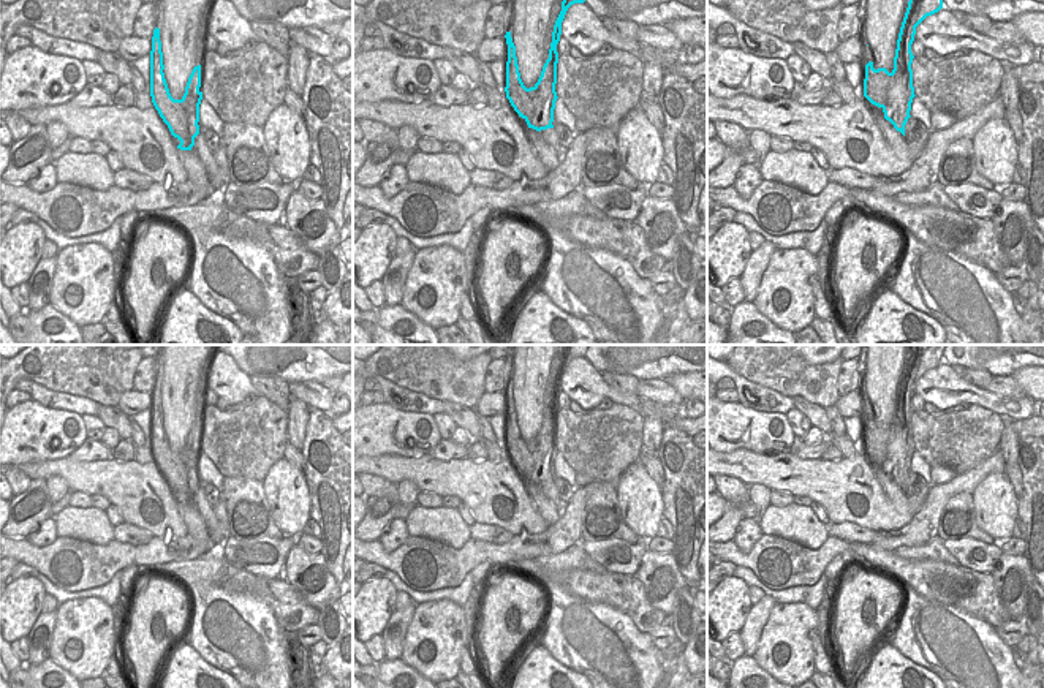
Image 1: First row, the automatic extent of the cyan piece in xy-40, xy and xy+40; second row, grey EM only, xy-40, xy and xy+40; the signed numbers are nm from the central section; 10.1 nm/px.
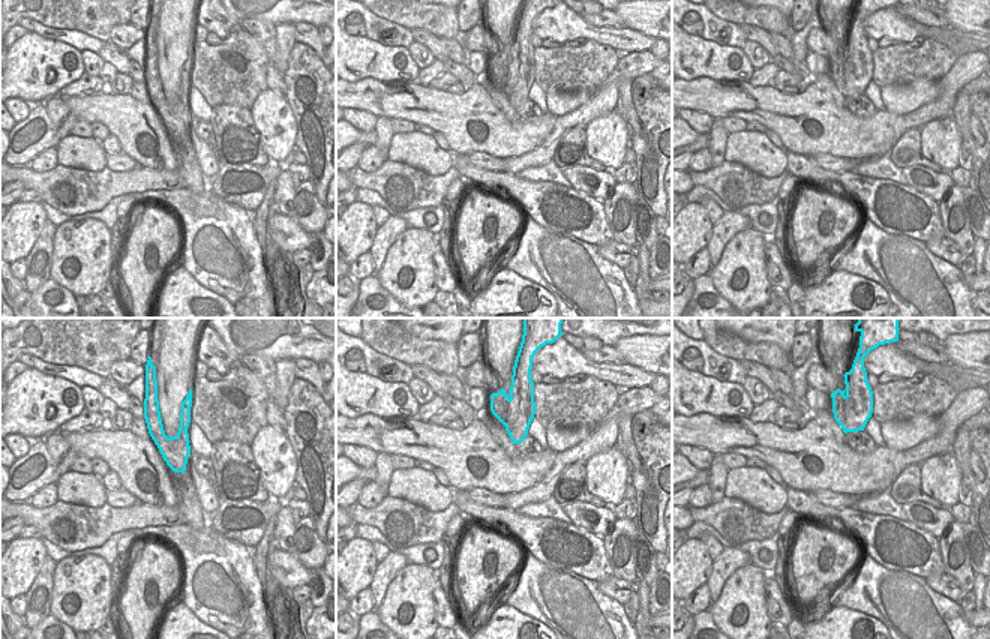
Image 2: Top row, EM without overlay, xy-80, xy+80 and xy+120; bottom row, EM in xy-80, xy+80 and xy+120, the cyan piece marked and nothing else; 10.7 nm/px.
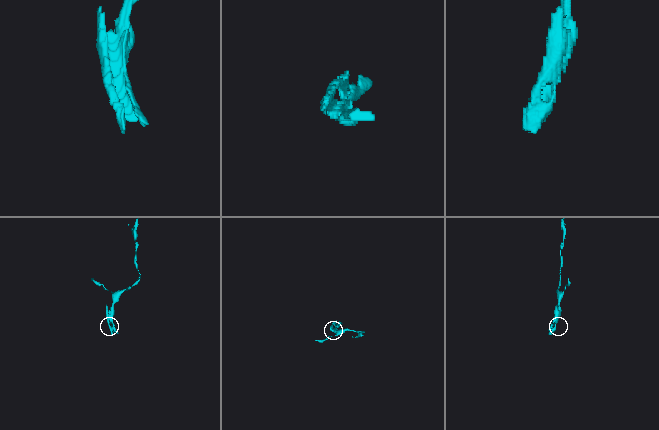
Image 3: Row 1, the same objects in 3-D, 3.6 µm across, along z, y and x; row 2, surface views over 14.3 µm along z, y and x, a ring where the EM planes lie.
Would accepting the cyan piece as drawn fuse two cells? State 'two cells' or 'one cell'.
two cells

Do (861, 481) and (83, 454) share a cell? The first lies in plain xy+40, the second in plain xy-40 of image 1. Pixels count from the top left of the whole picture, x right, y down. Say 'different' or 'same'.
different

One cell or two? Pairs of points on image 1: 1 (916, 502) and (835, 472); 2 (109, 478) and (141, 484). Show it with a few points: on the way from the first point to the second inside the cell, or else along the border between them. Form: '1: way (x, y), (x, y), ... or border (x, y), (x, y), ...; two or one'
1: way (899, 514), (878, 514), (856, 492); one
2: way (117, 481), (133, 484); one

